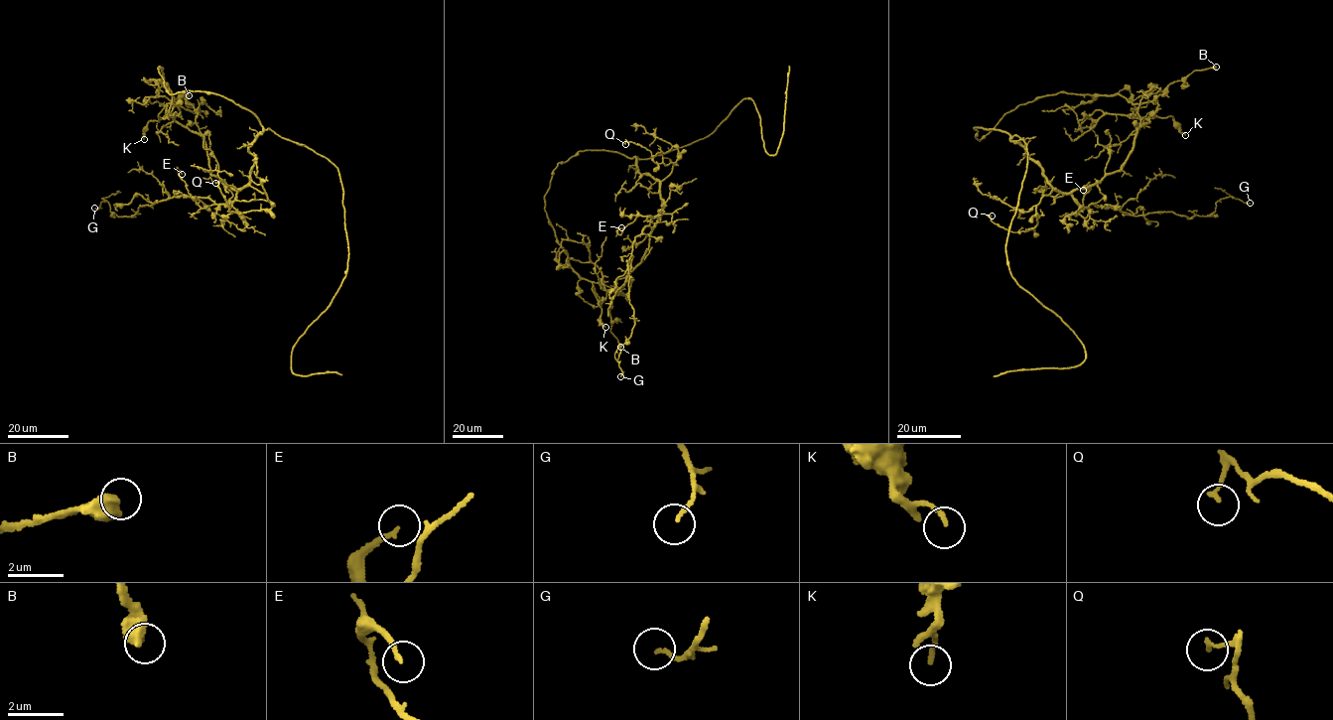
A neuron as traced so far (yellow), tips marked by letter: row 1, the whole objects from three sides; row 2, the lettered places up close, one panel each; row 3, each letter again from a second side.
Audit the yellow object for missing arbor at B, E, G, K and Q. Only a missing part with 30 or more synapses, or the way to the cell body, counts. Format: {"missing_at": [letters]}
{"missing_at": []}

